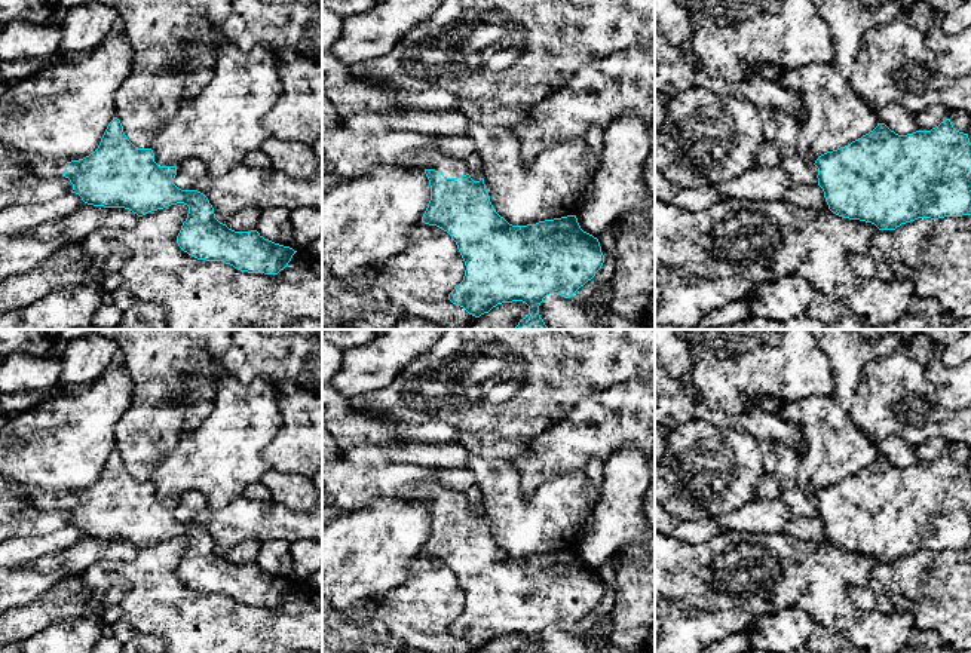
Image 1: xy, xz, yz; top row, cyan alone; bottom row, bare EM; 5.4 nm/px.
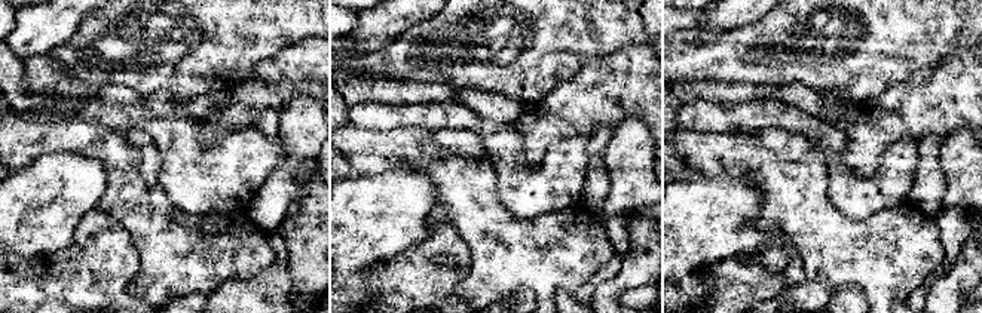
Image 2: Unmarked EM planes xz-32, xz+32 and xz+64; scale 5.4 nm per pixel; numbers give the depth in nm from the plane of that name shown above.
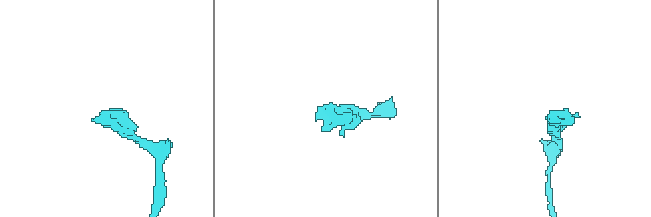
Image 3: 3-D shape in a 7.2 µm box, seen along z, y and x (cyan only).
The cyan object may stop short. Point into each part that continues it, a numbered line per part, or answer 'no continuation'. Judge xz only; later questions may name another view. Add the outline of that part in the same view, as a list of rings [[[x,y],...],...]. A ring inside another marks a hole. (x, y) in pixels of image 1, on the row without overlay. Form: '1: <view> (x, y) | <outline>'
1: xz (352, 487) | [[[340,454],[322,467],[322,491],[341,512],[367,508],[379,497],[435,502],[447,511],[469,506],[466,493],[448,490],[435,473],[434,469],[408,463],[388,463],[382,467],[359,466]]]

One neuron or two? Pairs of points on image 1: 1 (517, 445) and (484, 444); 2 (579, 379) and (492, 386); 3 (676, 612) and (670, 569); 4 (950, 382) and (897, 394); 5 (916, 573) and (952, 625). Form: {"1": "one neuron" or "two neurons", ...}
{"1": "one neuron", "2": "one neuron", "3": "two neurons", "4": "two neurons", "5": "one neuron"}

